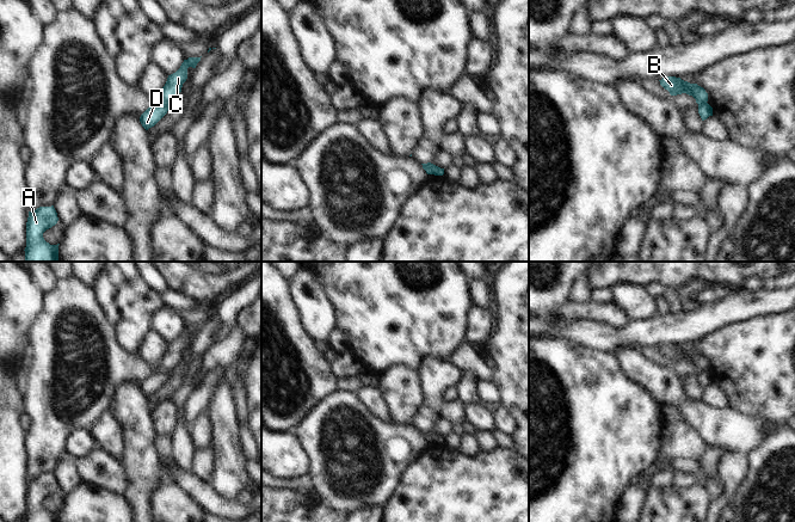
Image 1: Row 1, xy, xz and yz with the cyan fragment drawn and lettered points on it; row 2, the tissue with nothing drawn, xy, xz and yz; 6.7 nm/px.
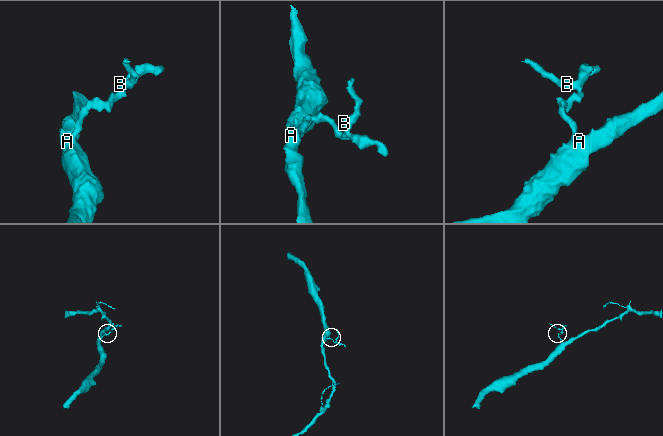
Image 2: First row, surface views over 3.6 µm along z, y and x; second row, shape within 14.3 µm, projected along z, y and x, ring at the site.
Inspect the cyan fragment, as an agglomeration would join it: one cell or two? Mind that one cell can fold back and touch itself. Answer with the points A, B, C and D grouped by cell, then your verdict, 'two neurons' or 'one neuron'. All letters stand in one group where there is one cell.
A D / B C; two neurons

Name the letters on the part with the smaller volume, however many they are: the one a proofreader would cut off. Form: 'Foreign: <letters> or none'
Foreign: B, C

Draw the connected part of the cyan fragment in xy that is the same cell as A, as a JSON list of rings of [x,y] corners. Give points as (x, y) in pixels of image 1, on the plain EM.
[[[39,474],[29,479],[26,490],[25,522],[58,522],[58,512],[50,512],[43,505],[43,500],[58,489],[57,480],[51,474]]]

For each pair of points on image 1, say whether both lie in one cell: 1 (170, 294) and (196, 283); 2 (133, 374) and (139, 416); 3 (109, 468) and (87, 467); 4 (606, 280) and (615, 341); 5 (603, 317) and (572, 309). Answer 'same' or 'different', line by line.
1: different
2: different
3: same
4: different
5: same

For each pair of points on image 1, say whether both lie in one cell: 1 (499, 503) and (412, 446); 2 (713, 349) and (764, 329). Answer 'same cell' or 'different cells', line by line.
1: different cells
2: same cell

